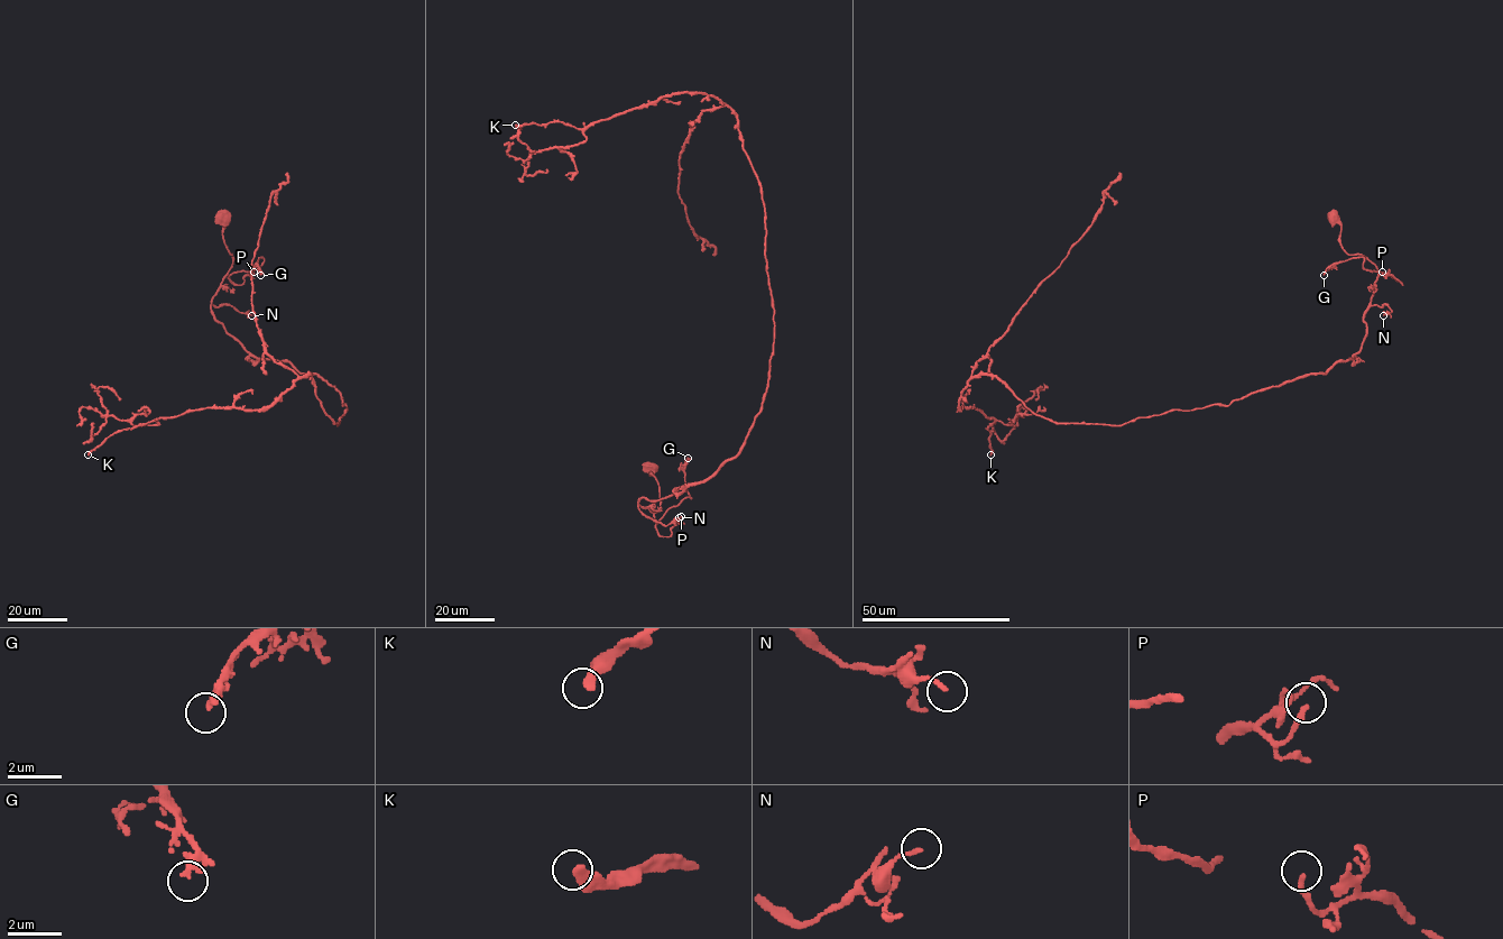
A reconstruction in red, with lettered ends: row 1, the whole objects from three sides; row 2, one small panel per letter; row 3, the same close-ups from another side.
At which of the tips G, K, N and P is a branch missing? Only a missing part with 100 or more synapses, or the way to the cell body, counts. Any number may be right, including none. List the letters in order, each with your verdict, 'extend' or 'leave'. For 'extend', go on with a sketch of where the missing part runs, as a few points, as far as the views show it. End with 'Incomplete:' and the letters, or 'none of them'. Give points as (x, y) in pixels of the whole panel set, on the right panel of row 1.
G: leave
K: leave
N: leave
P: leave
Incomplete: none of them

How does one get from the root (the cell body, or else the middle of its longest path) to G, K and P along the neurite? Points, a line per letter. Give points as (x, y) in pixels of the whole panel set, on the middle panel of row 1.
G: (653, 468), (657, 521), (691, 498), (684, 472), (688, 458)
K: (653, 468), (656, 512), (638, 500), (738, 453), (767, 386), (737, 114), (681, 92), (515, 125)
P: (653, 468), (655, 470), (649, 475), (660, 489), (660, 507), (654, 514), (657, 533), (669, 536), (681, 516)

